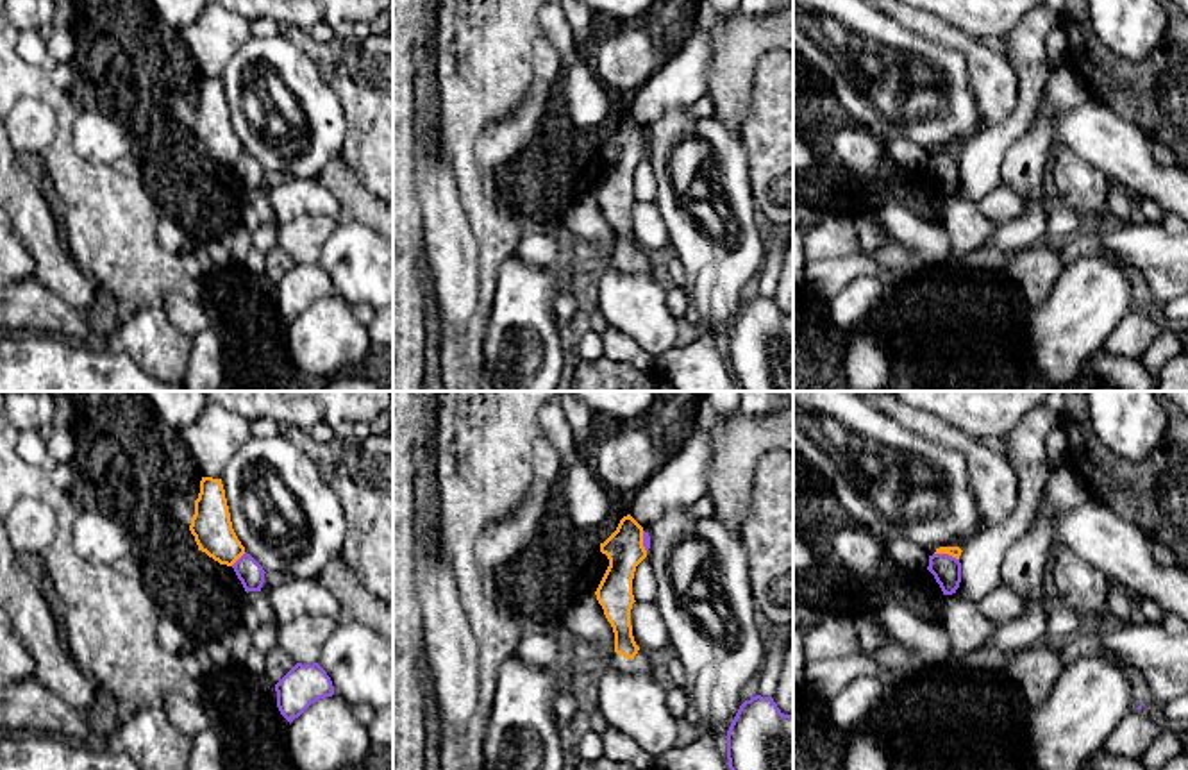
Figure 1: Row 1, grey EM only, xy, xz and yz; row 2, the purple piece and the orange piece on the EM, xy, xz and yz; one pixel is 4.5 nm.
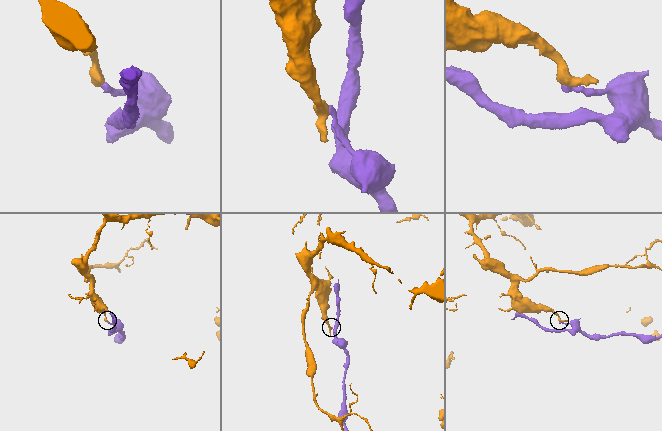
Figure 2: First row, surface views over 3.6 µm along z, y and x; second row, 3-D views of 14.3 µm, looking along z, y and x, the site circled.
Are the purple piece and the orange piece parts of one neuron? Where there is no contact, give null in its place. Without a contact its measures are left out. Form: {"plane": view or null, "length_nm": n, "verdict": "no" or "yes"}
{"plane": "yz", "length_nm": 120, "verdict": "no"}

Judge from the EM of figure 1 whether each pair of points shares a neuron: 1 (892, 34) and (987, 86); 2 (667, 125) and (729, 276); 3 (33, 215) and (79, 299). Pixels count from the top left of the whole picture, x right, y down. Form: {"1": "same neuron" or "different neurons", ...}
{"1": "different neurons", "2": "same neuron", "3": "same neuron"}

